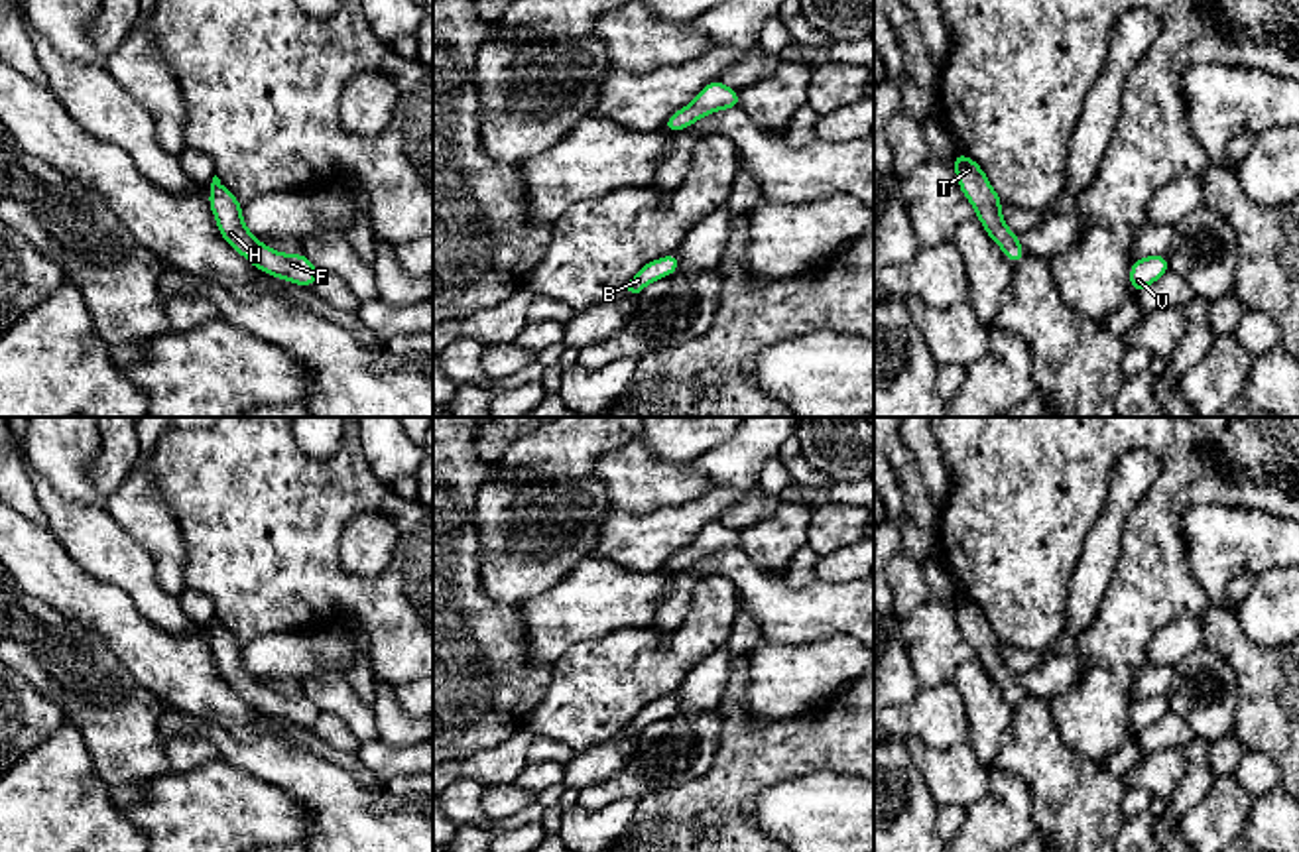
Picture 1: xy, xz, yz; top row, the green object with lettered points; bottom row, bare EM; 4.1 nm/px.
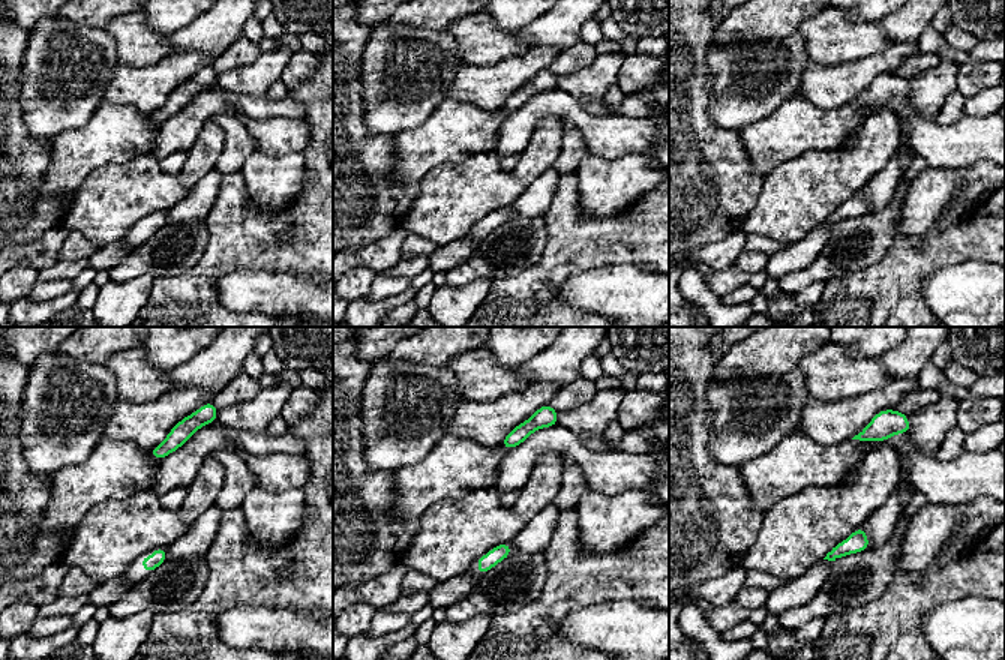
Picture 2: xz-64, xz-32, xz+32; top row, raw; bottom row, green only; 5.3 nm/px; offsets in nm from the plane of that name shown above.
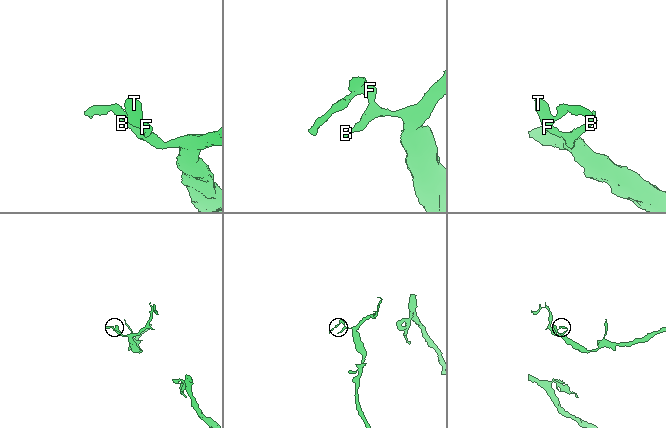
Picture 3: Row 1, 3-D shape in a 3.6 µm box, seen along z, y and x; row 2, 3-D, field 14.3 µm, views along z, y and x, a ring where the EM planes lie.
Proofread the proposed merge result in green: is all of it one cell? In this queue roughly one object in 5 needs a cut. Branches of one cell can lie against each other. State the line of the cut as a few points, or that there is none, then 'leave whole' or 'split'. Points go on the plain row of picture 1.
no cut; leave whole

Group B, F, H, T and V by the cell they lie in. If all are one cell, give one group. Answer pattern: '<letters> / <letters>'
B F H T V

